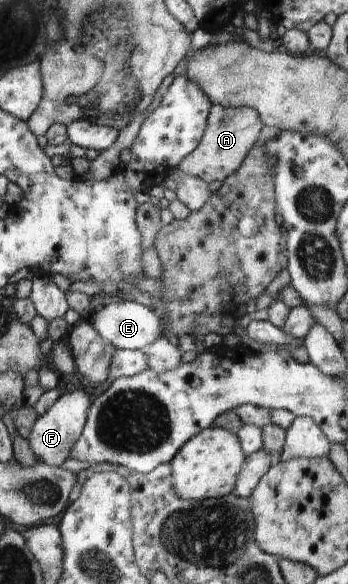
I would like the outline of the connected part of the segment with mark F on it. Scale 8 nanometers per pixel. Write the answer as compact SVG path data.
M78 388L71 393L63 391L53 406L36 418L27 439L31 452L36 456L38 462L52 467L62 466L63 462L70 457L72 446L83 433L89 409L91 409L91 404L87 389Z

